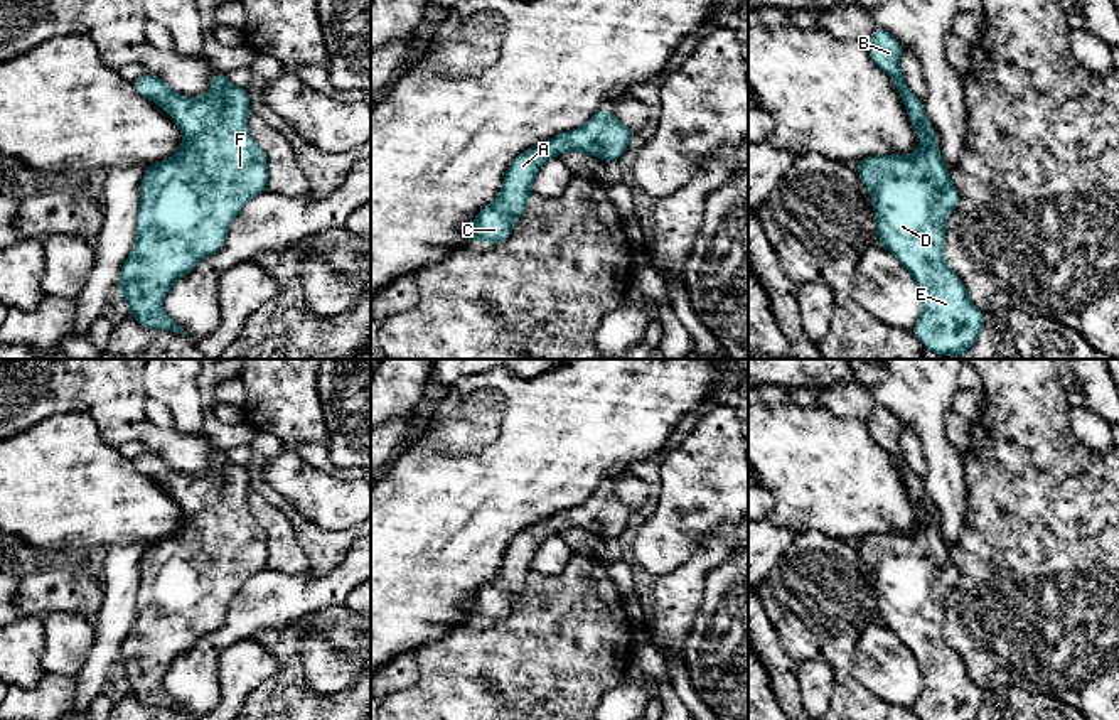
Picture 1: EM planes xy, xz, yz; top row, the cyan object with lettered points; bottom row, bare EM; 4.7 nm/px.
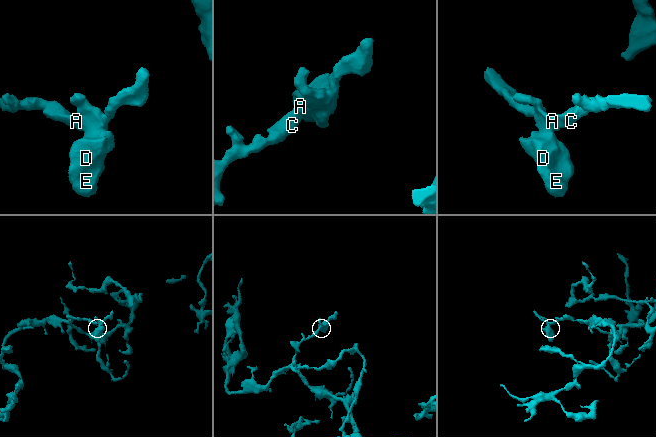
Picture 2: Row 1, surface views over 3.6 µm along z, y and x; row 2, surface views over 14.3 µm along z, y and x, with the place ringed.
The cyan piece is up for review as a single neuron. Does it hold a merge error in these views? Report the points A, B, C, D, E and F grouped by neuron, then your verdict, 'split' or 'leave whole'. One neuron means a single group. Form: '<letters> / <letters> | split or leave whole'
A B C D E F | leave whole

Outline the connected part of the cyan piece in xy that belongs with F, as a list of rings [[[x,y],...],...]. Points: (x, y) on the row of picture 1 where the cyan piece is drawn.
[[[152,73],[133,81],[142,96],[172,115],[184,143],[175,155],[147,167],[143,174],[137,239],[121,265],[118,292],[140,325],[184,336],[185,330],[163,312],[163,297],[199,261],[222,248],[231,223],[248,201],[266,191],[268,184],[266,152],[248,130],[248,89],[233,86],[222,73],[212,73],[211,89],[202,98],[179,96]]]

